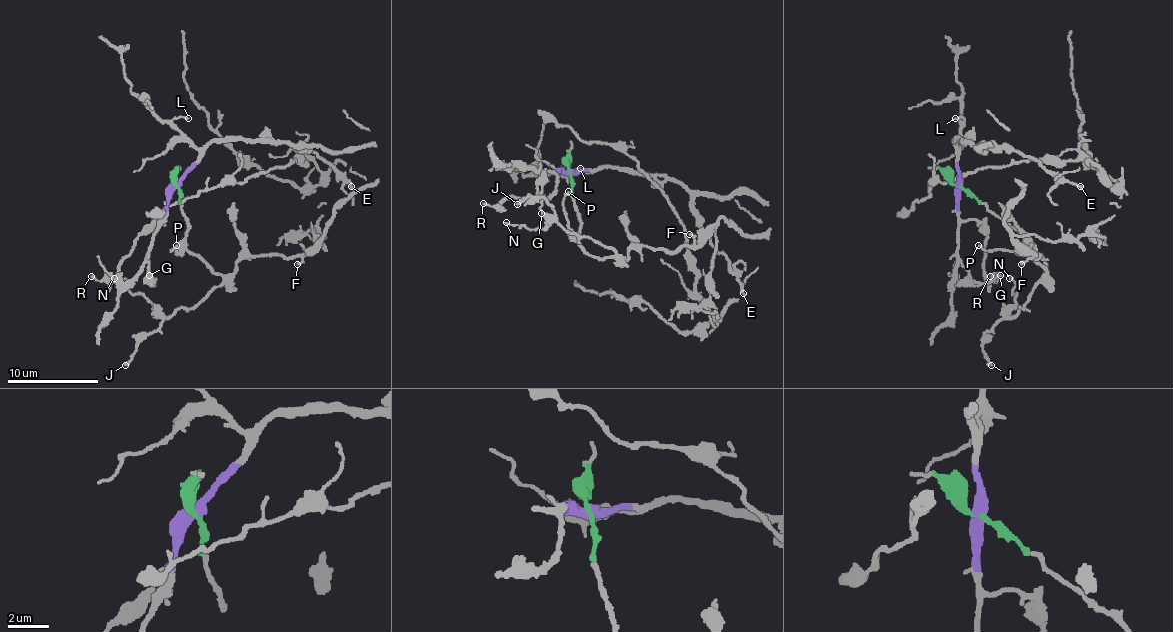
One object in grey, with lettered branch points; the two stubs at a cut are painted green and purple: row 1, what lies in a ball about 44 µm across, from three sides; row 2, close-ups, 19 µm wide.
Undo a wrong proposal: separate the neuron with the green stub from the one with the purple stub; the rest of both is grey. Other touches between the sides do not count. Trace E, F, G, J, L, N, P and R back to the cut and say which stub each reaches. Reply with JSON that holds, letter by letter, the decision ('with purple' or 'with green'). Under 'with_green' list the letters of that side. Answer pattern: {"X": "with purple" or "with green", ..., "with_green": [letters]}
{"E": "with purple", "F": "with green", "G": "with purple", "J": "with green", "L": "with purple", "N": "with green", "P": "with green", "R": "with purple", "with_green": ["F", "J", "N", "P"]}

